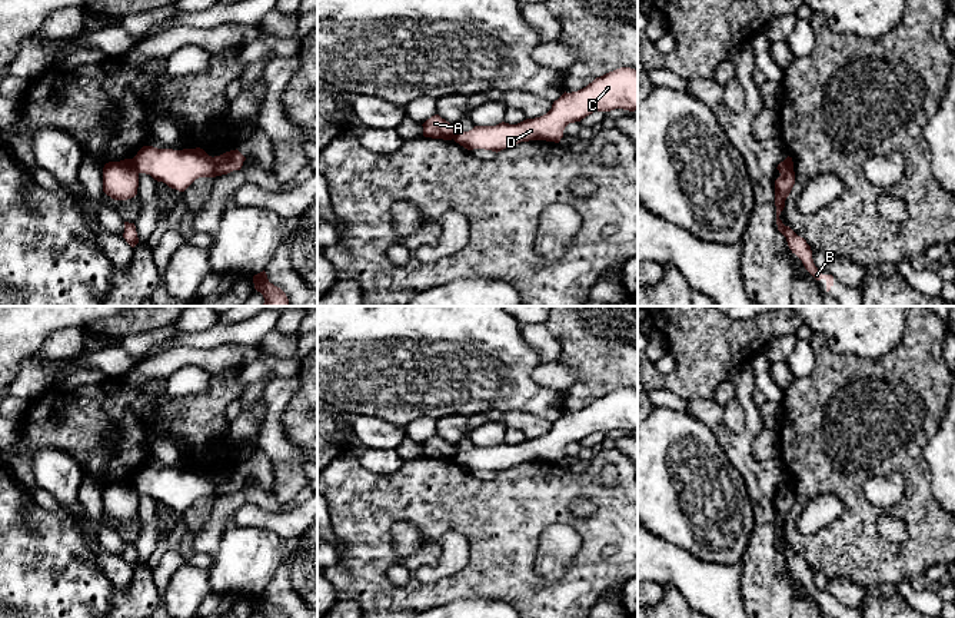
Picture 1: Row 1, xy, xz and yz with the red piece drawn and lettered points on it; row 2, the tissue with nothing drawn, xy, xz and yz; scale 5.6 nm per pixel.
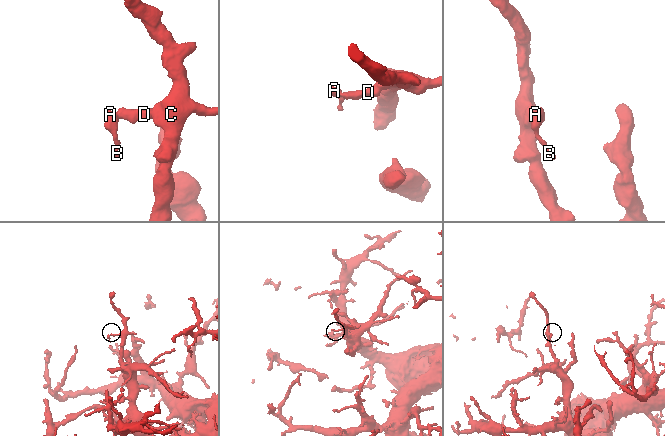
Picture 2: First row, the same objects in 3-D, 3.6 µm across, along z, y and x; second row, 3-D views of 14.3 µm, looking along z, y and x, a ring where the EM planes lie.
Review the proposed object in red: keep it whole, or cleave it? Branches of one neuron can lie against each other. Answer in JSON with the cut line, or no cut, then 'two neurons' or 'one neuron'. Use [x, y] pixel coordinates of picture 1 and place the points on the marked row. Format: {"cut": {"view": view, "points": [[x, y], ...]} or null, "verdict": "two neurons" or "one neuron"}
{"cut": {"view": "xy", "points": [[132, 159], [139, 172]]}, "verdict": "two neurons"}

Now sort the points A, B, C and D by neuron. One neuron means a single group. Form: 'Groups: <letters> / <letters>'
Groups: A B / C D

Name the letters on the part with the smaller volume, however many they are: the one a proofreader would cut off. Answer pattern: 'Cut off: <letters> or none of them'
Cut off: A, B

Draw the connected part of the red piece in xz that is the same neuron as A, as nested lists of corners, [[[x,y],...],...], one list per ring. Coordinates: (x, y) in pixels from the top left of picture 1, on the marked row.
[[[439,114],[432,116],[422,126],[423,126],[423,136],[432,139],[452,140],[459,132],[456,126],[450,124]]]

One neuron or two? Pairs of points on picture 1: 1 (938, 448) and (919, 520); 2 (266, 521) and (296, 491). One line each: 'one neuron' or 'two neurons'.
1: two neurons
2: two neurons

